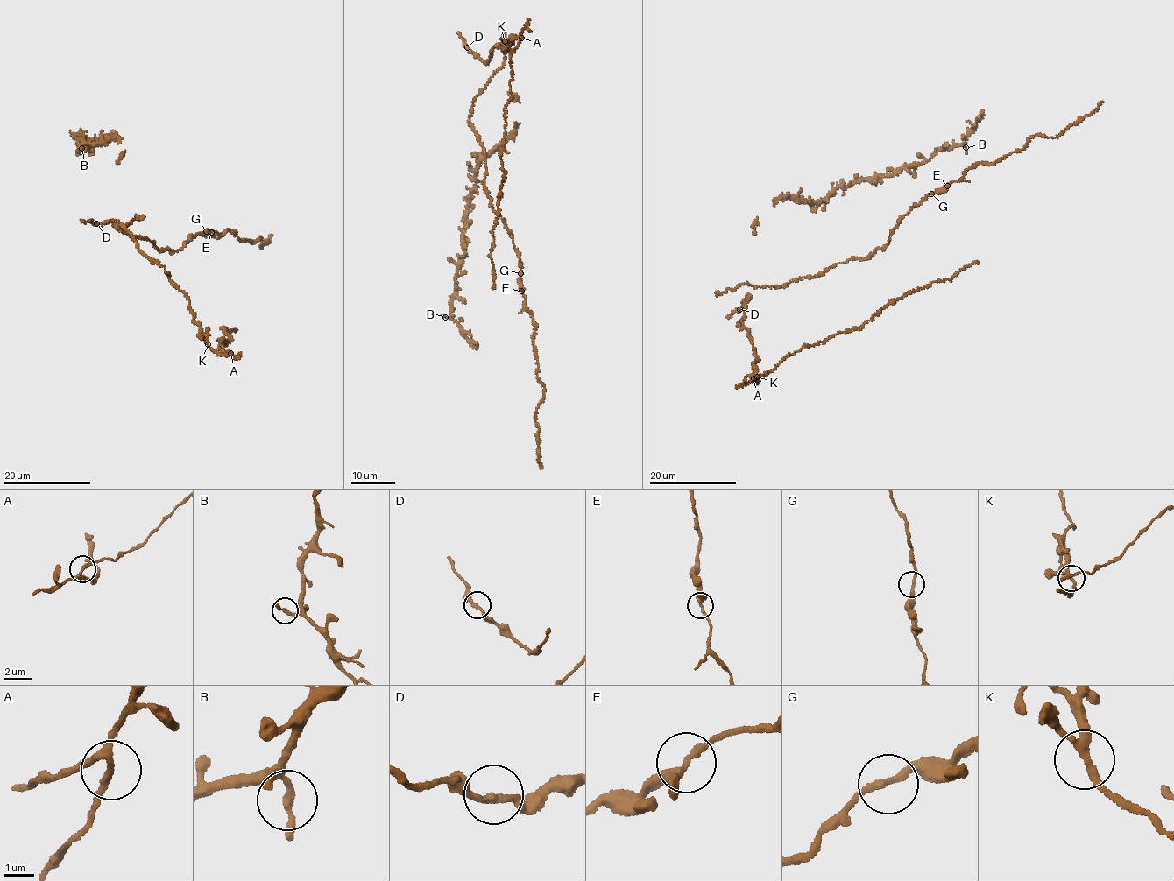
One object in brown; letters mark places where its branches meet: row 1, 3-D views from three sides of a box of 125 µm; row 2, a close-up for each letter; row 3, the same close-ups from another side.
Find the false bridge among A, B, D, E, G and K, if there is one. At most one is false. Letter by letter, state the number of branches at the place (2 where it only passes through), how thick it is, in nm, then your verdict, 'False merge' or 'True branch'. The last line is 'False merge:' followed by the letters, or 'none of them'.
A: Branches: 3. Thickness 200 nm. True branch
B: Branches: 2. Thickness 200 nm. True branch
D: Branches: 2. Thickness 240 nm. True branch
E: Branches: 3. Thickness 200 nm. True branch
G: Branches: 2. Thickness 240 nm. True branch
K: Branches: 3. Thickness 200 nm. True branch
False merge: none of them

